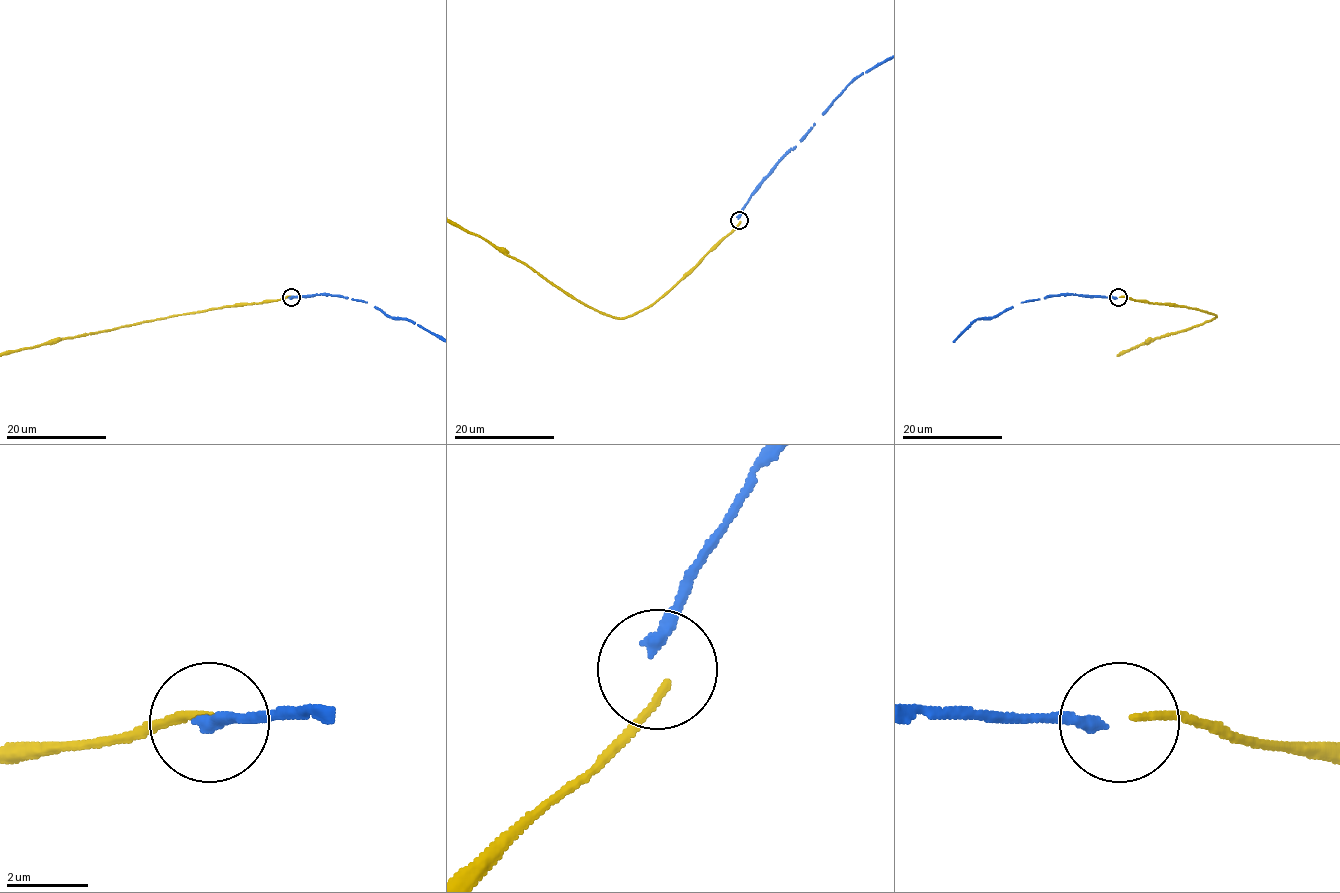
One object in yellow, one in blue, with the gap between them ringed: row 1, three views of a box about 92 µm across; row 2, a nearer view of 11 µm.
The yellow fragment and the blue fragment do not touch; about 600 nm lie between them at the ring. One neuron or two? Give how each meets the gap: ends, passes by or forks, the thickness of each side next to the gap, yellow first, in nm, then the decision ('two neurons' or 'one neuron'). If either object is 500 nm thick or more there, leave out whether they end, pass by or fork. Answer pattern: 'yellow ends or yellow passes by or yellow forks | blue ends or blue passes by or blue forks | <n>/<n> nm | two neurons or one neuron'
yellow ends | blue ends | 160/300 nm | two neurons

